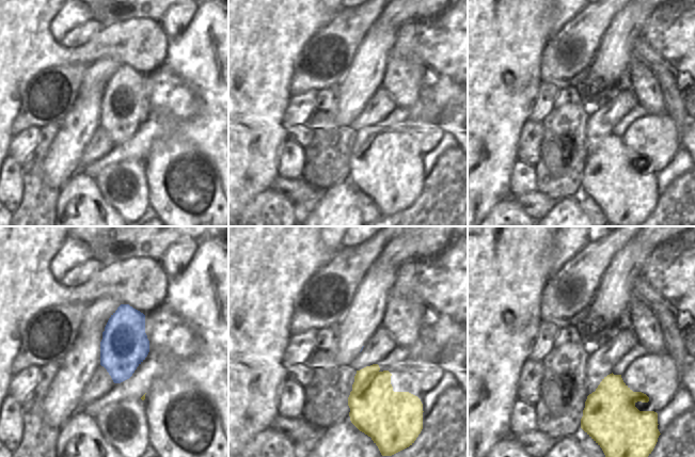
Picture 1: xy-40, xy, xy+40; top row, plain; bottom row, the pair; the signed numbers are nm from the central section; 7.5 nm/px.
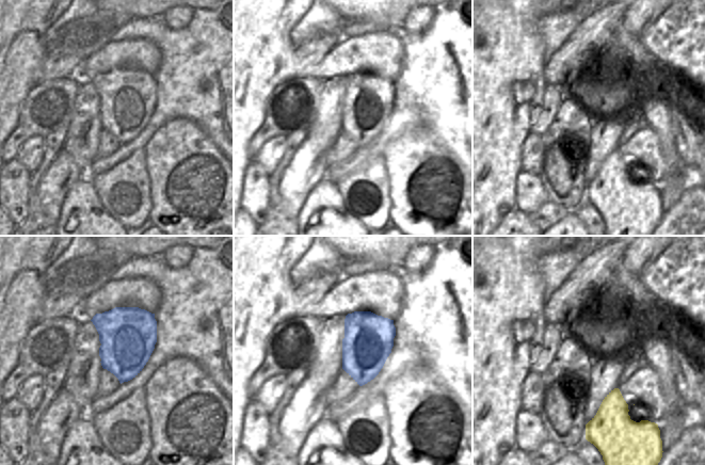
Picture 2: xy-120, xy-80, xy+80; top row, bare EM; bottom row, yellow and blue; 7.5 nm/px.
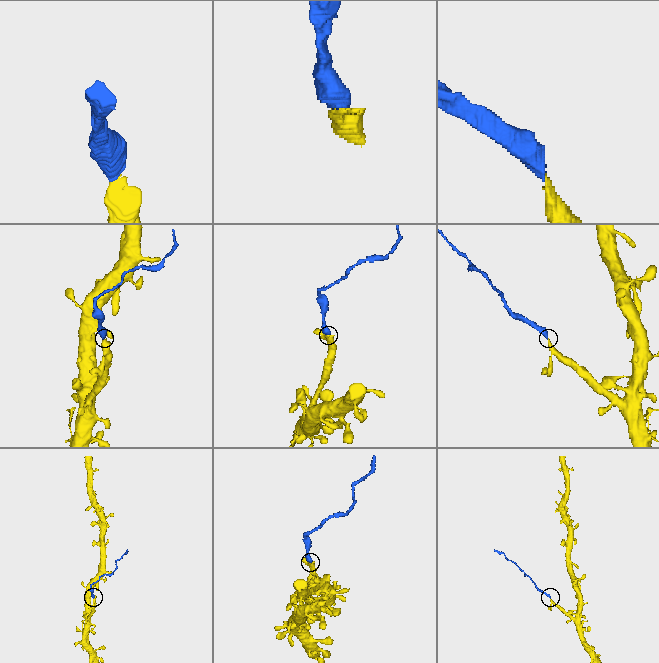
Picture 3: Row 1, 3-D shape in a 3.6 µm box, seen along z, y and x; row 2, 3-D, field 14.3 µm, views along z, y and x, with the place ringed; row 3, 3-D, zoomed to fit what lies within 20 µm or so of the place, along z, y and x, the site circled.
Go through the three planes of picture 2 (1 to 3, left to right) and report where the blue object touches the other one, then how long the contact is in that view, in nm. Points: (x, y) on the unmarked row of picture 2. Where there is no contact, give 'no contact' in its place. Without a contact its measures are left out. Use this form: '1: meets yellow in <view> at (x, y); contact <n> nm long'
1: no contact
2: no contact
3: no contact

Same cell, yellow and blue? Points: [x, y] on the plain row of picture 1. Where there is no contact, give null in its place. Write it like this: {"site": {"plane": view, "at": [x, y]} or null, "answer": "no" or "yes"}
{"site": null, "answer": "no"}

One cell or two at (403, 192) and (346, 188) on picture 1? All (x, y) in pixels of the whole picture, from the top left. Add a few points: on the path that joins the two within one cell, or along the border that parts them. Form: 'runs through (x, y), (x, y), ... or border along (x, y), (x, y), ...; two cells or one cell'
runs through (389, 183), (360, 183); one cell

